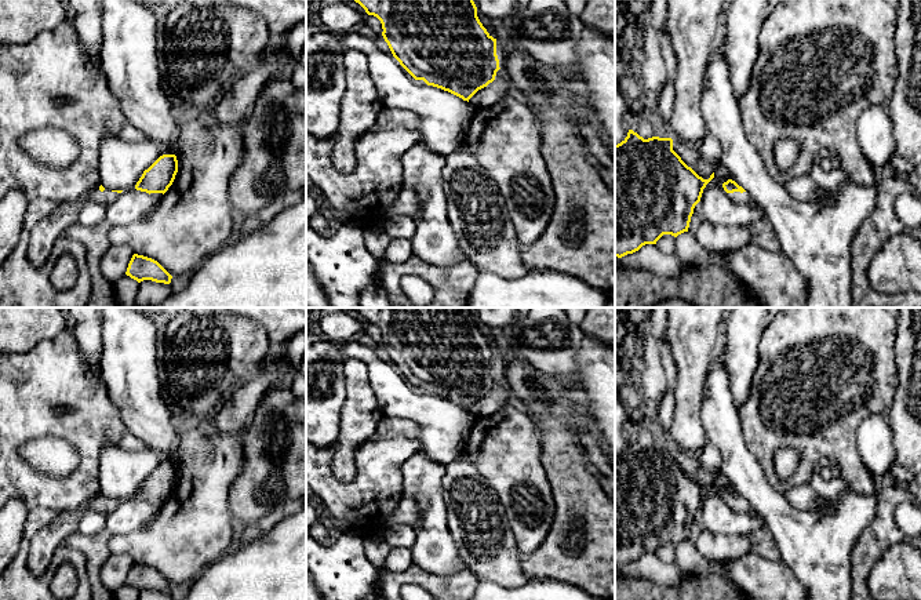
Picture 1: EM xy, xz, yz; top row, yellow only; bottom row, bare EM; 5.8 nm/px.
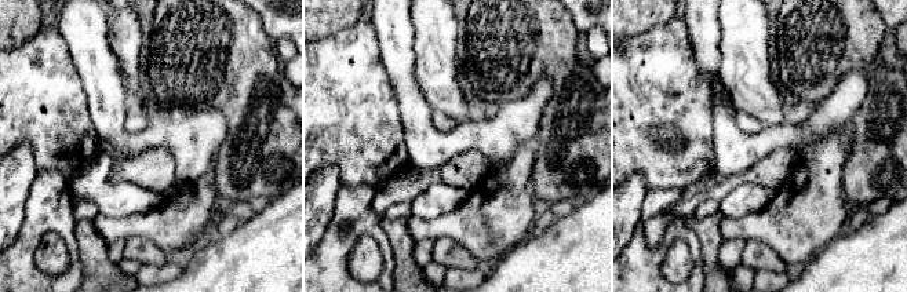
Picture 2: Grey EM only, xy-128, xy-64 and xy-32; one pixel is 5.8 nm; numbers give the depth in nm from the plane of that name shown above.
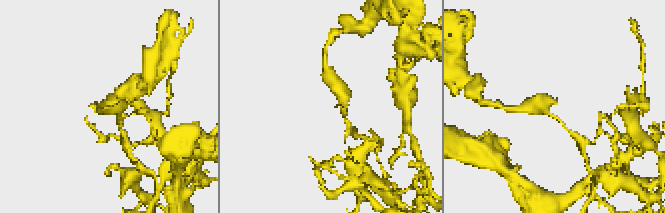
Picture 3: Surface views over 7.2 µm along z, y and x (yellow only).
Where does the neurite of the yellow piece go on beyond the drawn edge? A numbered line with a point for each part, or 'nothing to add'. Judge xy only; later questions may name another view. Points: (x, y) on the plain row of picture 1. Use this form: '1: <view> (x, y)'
1: xy (106, 506)

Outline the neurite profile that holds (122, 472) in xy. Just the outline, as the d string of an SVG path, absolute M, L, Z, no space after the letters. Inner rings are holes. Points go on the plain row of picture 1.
M108 440L99 457L99 487L101 494L110 499L130 499L134 498L143 480L148 479L163 462L171 458L176 461L176 447L167 452L160 452L150 448L141 448L138 451L128 451L120 443Z

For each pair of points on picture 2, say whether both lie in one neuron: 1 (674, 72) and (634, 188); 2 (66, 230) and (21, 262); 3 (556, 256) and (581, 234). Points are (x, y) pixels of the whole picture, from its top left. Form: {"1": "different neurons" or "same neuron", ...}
{"1": "different neurons", "2": "same neuron", "3": "same neuron"}

